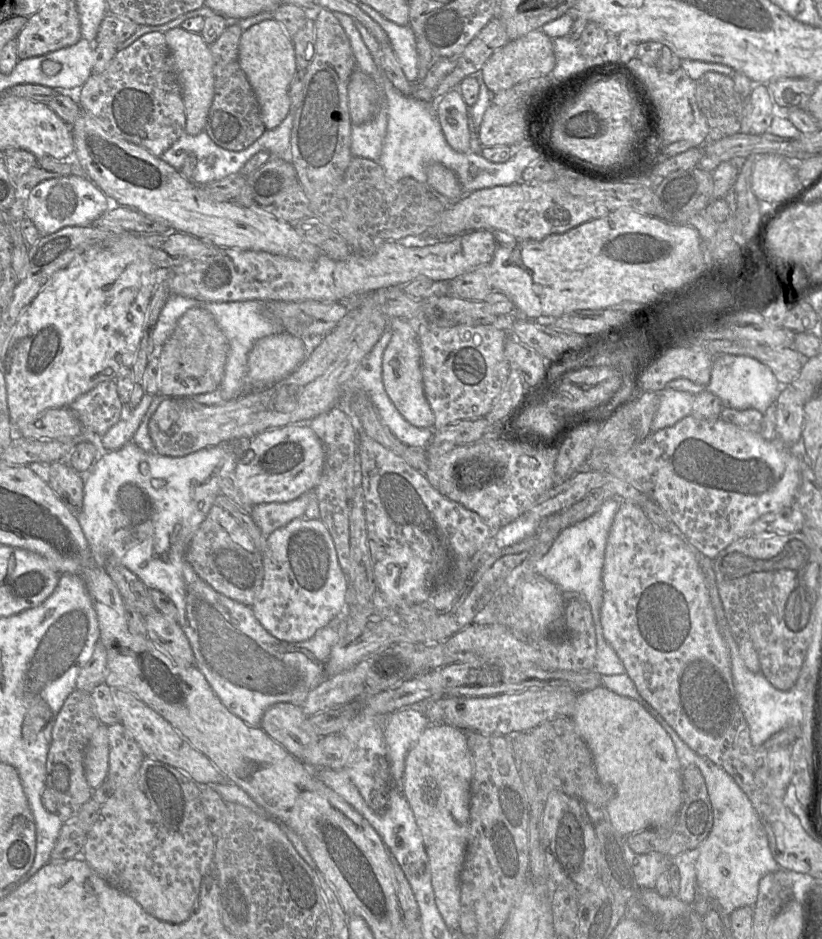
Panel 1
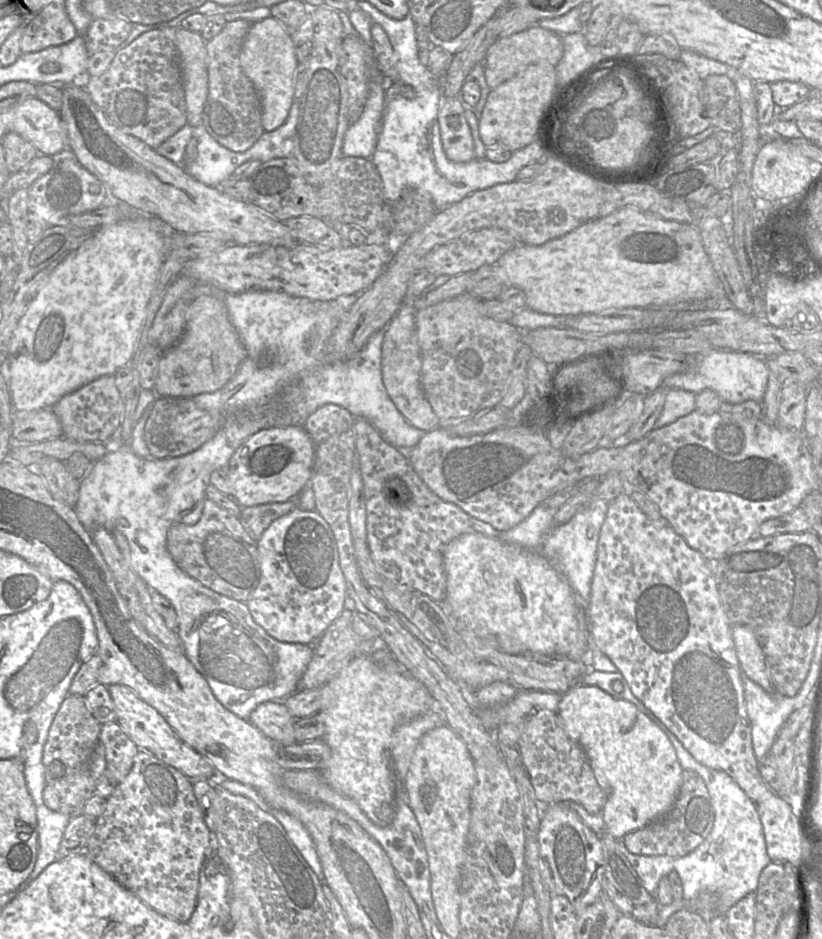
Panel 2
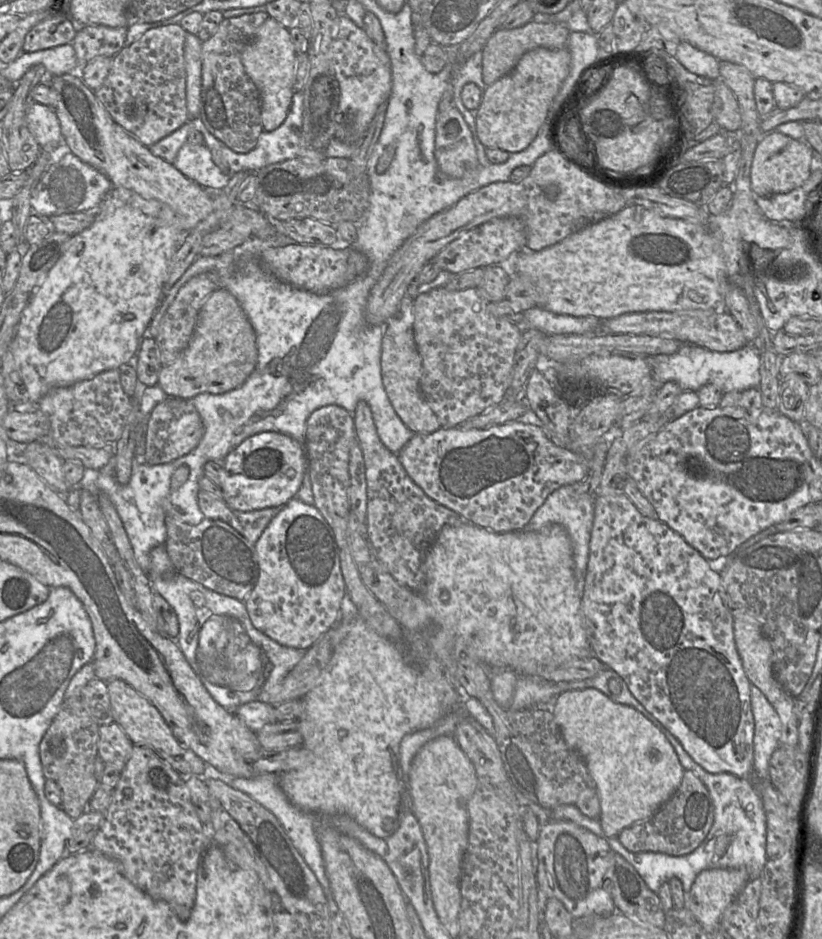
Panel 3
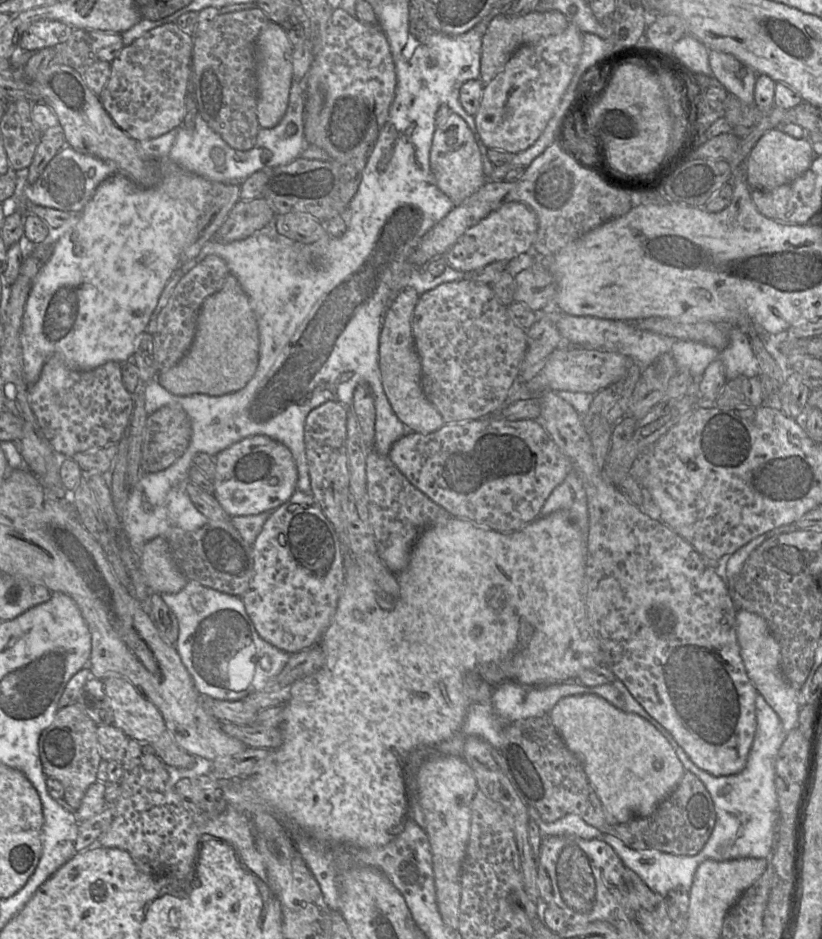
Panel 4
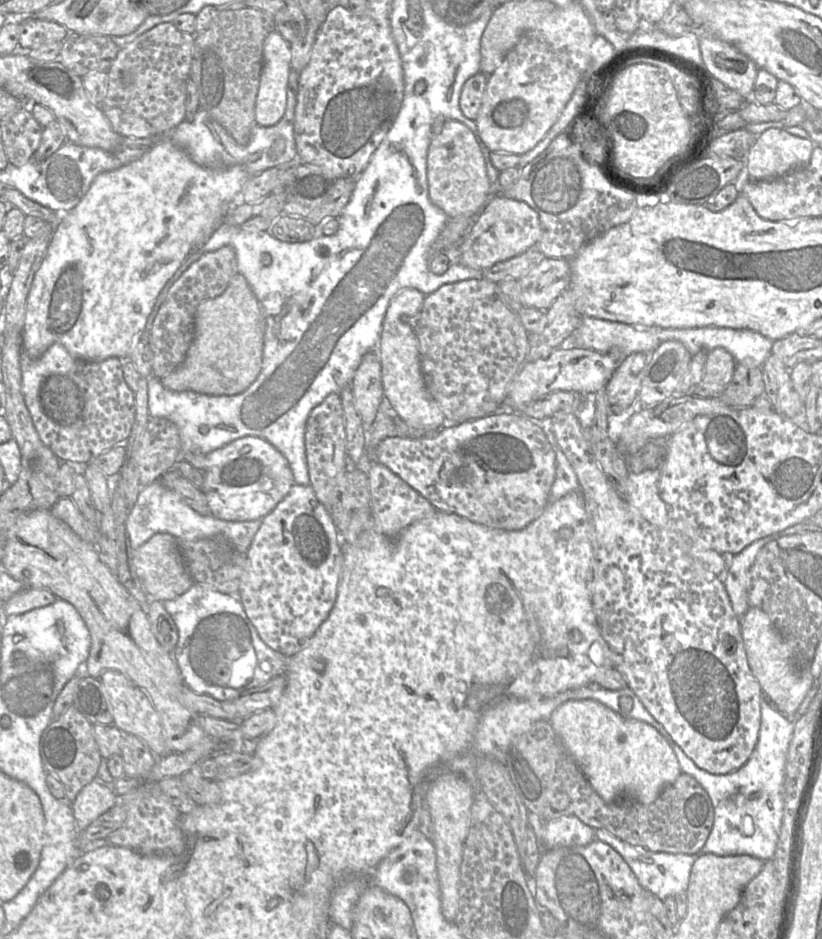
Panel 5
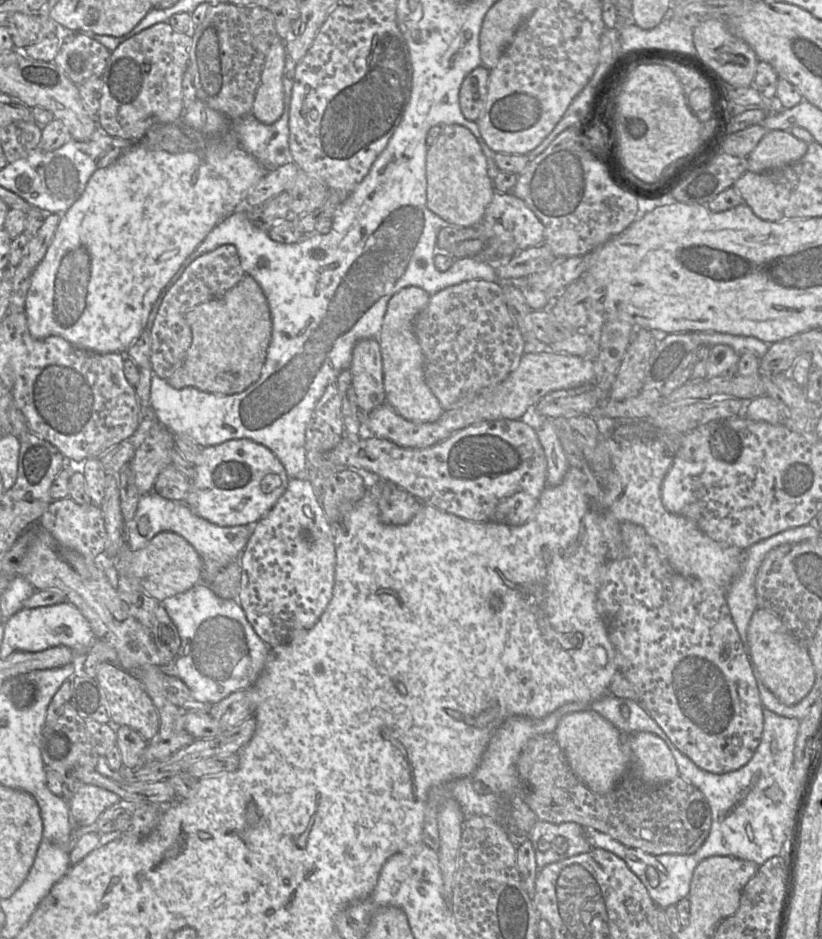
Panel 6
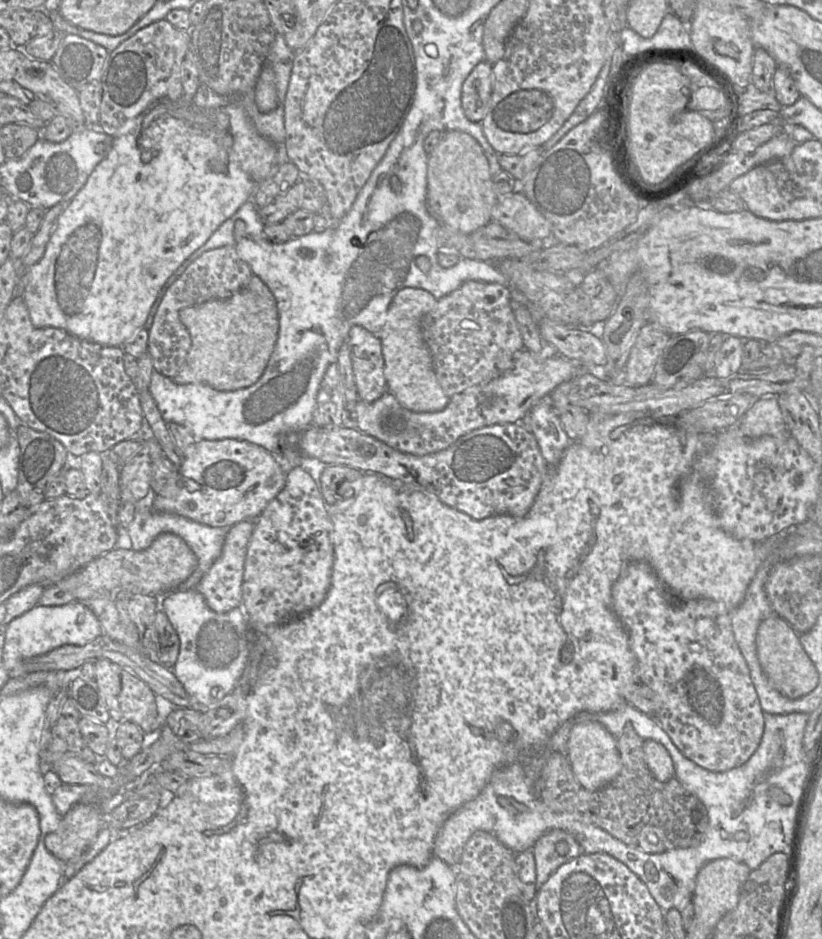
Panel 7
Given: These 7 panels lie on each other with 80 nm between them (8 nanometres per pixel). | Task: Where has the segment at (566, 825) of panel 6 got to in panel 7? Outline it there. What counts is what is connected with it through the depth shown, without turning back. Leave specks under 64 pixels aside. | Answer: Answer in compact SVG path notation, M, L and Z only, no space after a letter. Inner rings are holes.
M561 829L542 834L533 846L536 867L536 895L530 907L537 922L537 894L548 878L564 863L584 853L577 840Z

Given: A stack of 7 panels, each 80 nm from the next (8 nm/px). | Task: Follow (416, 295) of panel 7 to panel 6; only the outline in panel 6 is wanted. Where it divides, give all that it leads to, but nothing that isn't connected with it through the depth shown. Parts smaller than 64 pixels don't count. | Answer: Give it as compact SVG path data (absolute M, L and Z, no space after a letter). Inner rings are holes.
M417 286L401 289L389 300L382 328L378 334L386 402L403 418L419 423L435 422L444 412L438 398L425 380L424 353L414 330L414 321L427 306L430 297L431 295Z

